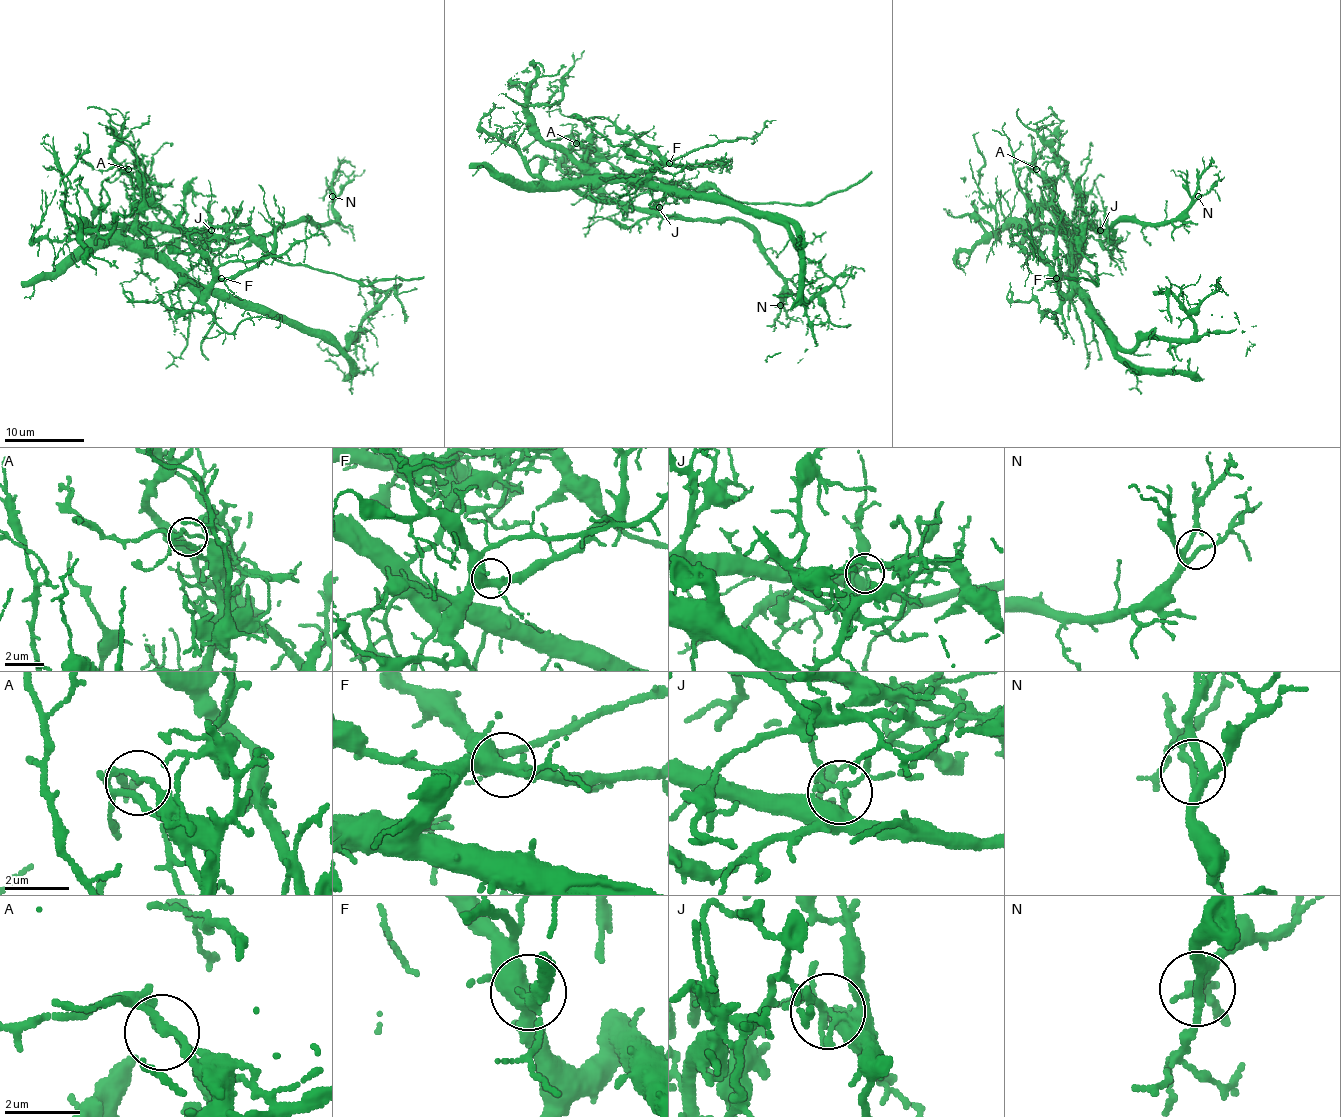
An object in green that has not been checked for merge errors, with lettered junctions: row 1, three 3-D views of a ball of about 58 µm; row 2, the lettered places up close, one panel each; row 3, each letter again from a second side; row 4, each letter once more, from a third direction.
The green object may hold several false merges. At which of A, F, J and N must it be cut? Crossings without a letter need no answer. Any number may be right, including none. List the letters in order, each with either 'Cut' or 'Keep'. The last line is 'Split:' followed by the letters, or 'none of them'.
A: Cut
F: Keep
J: Keep
N: Keep
Split: A

